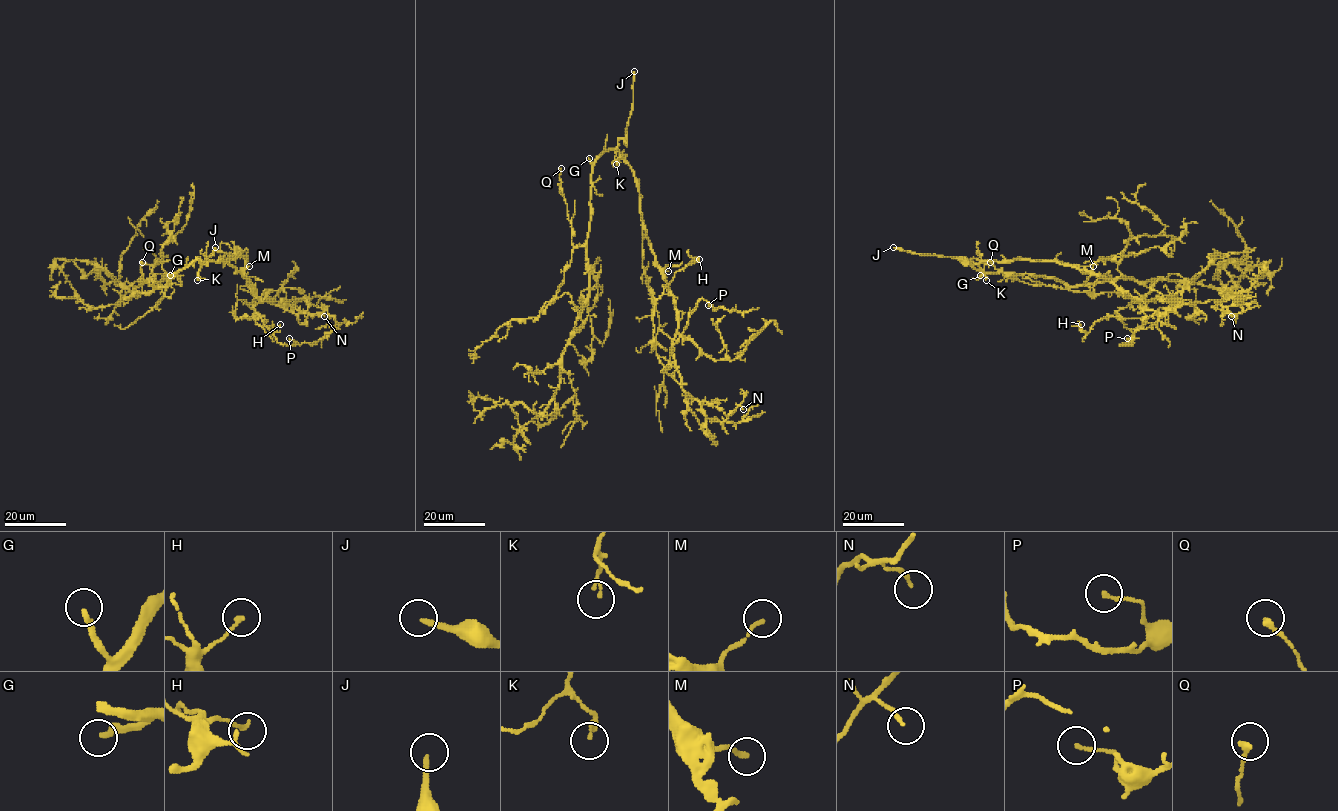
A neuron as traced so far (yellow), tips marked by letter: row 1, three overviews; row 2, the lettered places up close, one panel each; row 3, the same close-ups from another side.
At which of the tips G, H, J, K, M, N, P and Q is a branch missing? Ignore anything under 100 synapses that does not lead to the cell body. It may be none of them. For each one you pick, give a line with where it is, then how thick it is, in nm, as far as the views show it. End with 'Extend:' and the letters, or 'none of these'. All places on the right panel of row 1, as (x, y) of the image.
G: Place: (980, 275). Thickness 220 nm
J: Place: (893, 247). Thickness 200 nm
Extend: G, J

